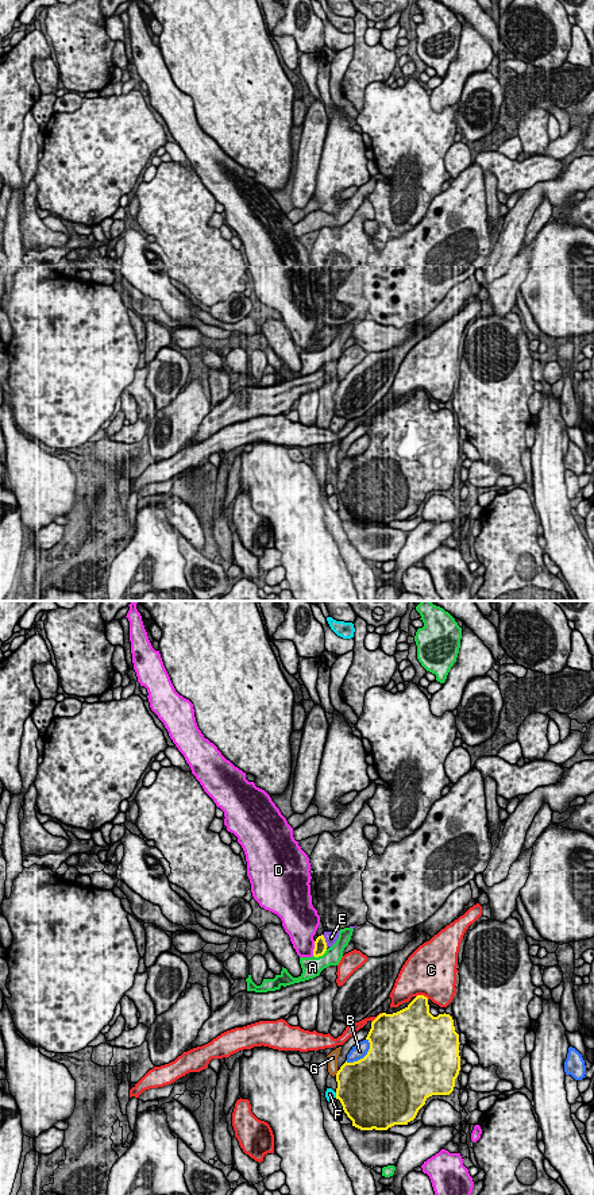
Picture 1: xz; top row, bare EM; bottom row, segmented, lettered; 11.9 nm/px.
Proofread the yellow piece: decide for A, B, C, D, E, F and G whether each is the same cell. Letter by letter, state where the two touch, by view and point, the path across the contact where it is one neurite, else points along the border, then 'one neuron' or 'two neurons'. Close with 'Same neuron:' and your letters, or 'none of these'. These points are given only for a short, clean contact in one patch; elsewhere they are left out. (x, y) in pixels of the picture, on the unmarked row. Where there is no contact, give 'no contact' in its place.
A: meets yellow in xz at (320, 350); two neurons
B: meets yellow in xz at (365, 451); two neurons
C: meets yellow in xz at (423, 390); two neurons
D: meets yellow in xz at (315, 343); two neurons
E: meets yellow in xz at (324, 335); runs through xz (320, 340), (324, 335), (331, 332); one neuron
F: meets yellow in xz at (336, 490); two neurons
G: meets yellow in xz at (338, 467); two neurons
Same neuron: E

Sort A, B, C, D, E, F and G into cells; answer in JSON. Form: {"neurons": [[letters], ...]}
{"neurons": [["A"], ["B"], ["C"], ["D"], ["E"], ["F"], ["G"]]}

